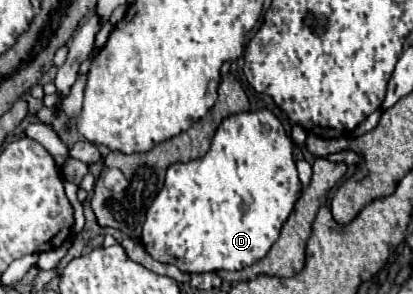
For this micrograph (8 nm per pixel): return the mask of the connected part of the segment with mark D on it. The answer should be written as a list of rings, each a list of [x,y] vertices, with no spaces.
[[[268,109],[226,117],[216,129],[212,145],[204,157],[168,167],[164,187],[146,213],[140,235],[144,249],[152,259],[172,263],[184,273],[208,273],[220,269],[240,271],[266,257],[302,195],[302,183],[298,179],[292,149],[294,145],[282,123]]]

